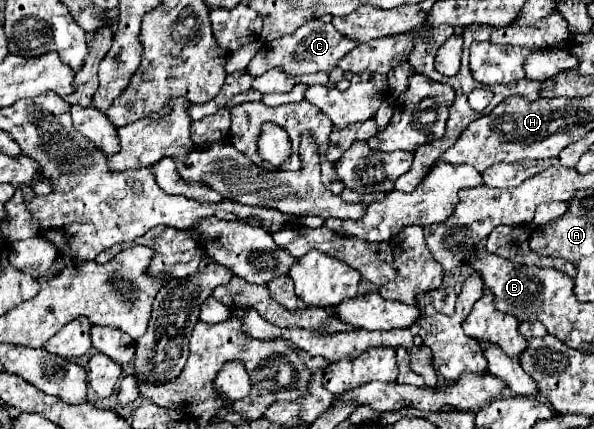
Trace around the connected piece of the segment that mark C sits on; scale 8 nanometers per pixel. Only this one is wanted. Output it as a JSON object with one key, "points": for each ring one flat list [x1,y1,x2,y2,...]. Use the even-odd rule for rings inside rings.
{"points":[[321,20,307,22,305,26,297,28,295,34,273,40,263,44,263,48,255,54,255,58,249,62,247,72,253,76,265,74,269,68,281,68,289,78,293,76,303,76,303,74,315,74,315,72,331,72,337,68,339,60,355,48,355,42,339,34,331,24,325,24]]}

